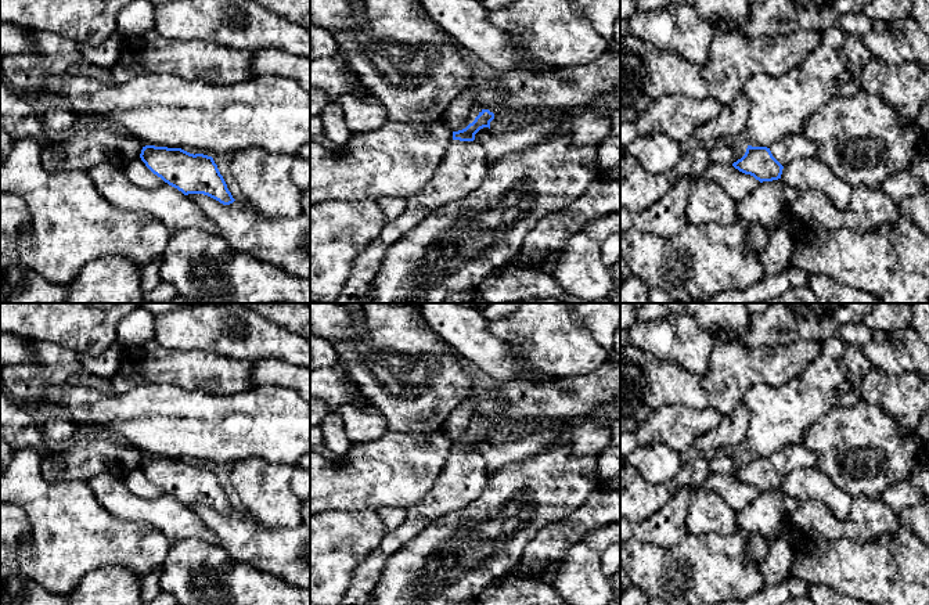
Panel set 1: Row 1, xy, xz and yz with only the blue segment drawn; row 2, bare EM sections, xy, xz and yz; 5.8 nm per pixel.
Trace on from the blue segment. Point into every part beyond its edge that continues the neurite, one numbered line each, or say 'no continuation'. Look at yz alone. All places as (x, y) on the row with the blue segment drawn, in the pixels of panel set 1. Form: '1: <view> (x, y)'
1: yz (796, 146)

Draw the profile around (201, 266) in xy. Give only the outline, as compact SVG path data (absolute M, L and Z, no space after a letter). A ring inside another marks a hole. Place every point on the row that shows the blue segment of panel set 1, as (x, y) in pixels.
M201 228L170 230L161 280L192 303L310 303L310 280L233 251L217 234Z

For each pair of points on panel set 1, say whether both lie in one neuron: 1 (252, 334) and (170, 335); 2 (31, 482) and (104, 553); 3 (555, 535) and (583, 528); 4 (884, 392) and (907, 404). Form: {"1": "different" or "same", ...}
{"1": "same", "2": "same", "3": "same", "4": "same"}

